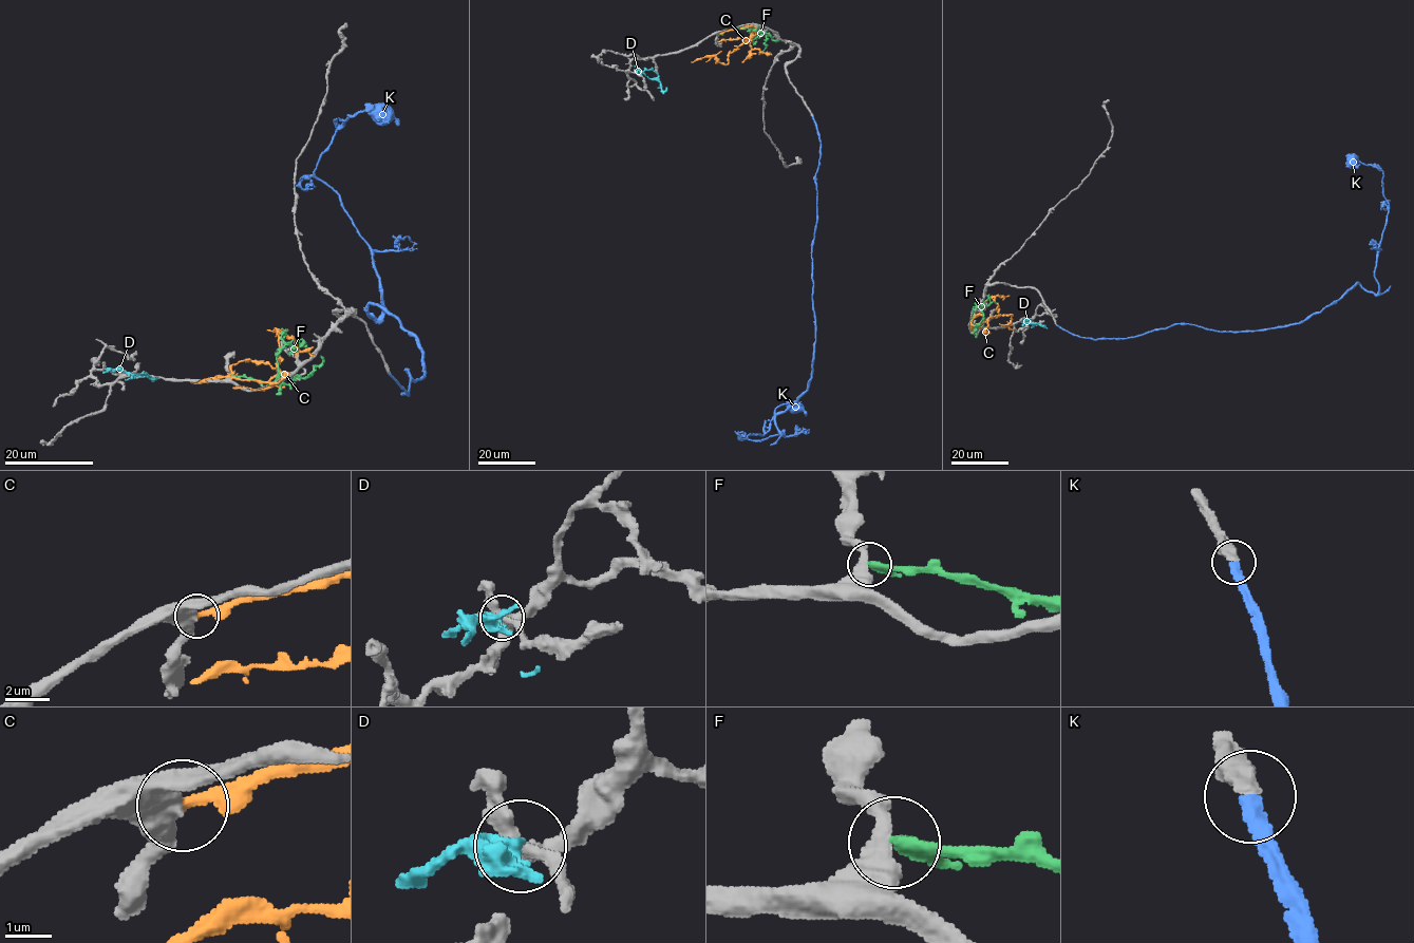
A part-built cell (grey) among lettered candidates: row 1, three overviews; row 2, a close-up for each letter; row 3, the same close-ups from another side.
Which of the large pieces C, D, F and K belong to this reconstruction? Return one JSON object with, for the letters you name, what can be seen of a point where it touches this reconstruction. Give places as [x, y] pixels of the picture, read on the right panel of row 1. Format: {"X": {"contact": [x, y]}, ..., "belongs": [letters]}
{"K": {"contact": [1056, 325]}, "belongs": ["K"]}

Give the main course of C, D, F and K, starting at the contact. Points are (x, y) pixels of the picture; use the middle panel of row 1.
C: (719, 33), (755, 27), (755, 34), (749, 41), (729, 55), (728, 63), (717, 62), (713, 56), (691, 61)
D: (636, 72), (654, 70), (660, 88), (664, 91), (666, 88)
F: (719, 34), (750, 25), (767, 38), (762, 52)
K: (812, 116), (821, 154), (811, 379), (776, 415), (784, 435), (747, 436), (764, 435), (783, 404), (806, 416)

